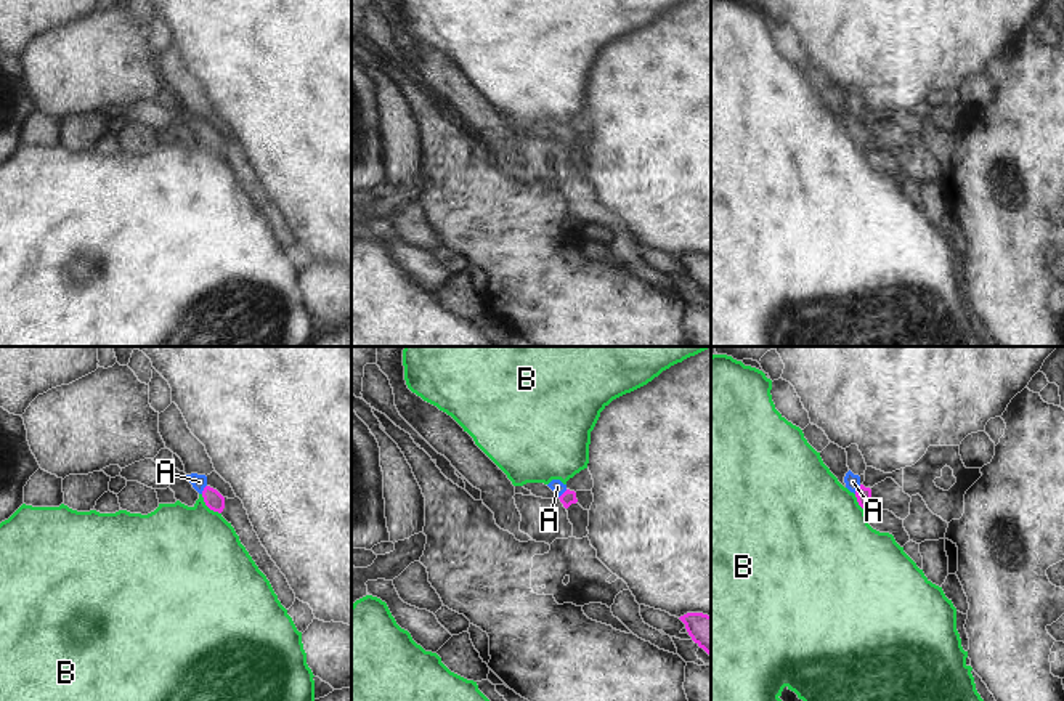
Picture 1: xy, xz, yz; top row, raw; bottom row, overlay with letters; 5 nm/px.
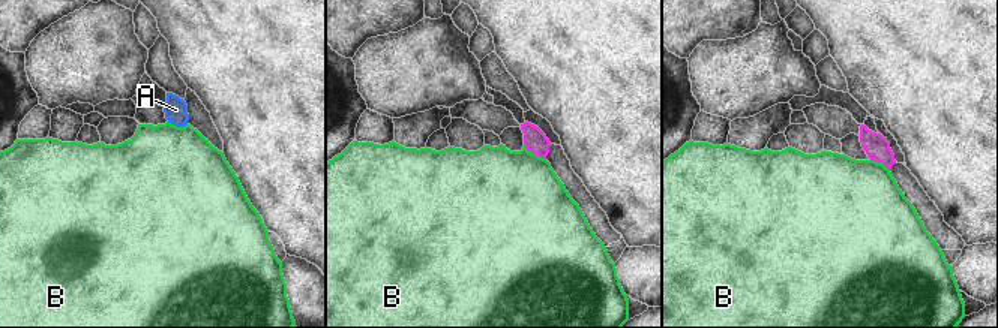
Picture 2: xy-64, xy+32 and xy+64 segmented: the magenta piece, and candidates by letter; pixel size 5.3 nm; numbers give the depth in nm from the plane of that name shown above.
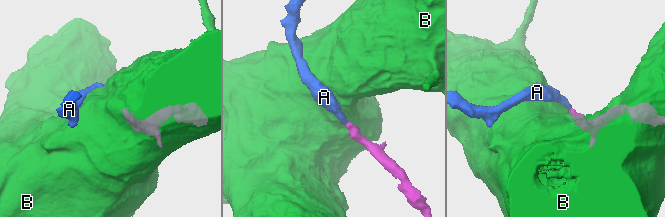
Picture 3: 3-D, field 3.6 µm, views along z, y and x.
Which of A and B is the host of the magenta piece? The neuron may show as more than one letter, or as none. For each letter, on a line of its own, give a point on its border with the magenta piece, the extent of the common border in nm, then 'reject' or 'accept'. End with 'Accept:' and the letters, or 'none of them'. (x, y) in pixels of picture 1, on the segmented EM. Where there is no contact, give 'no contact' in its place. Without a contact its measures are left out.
A: meets magenta in yz at (857, 490); contact 60 nm long; accept
B: meets magenta in xy at (209, 507); contact 140 nm long; reject
Accept: A

